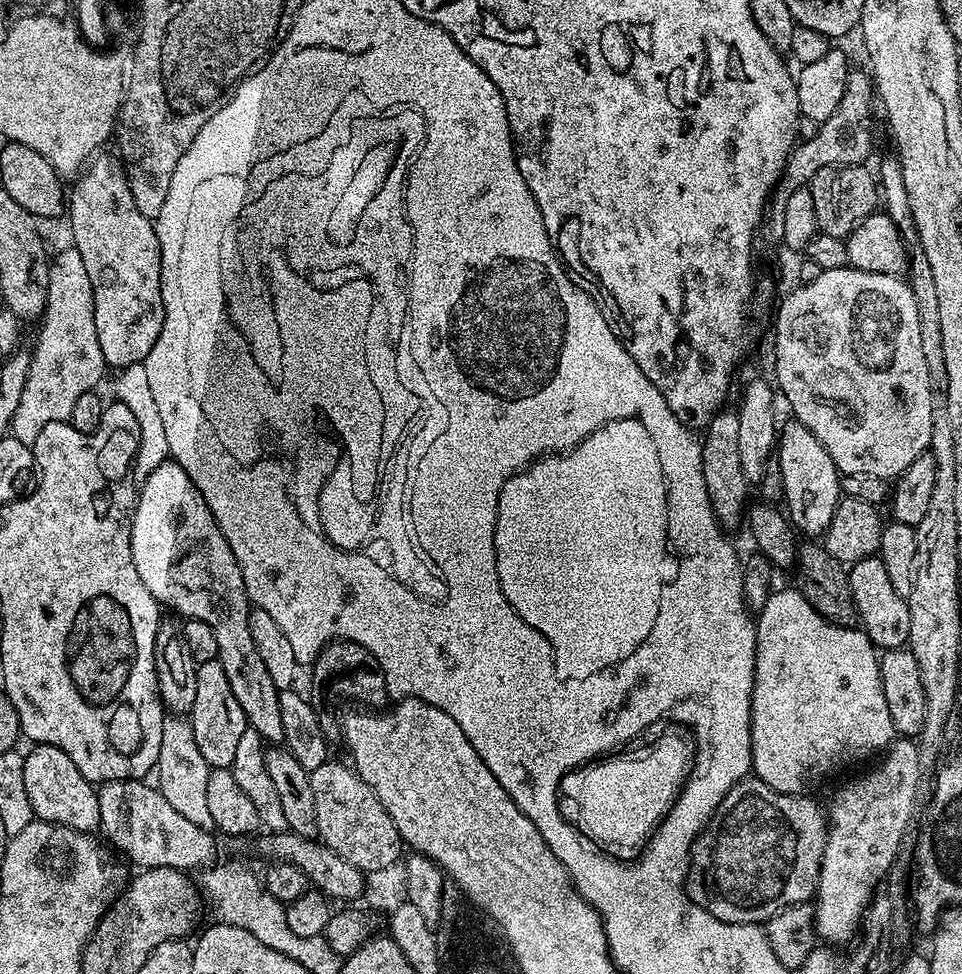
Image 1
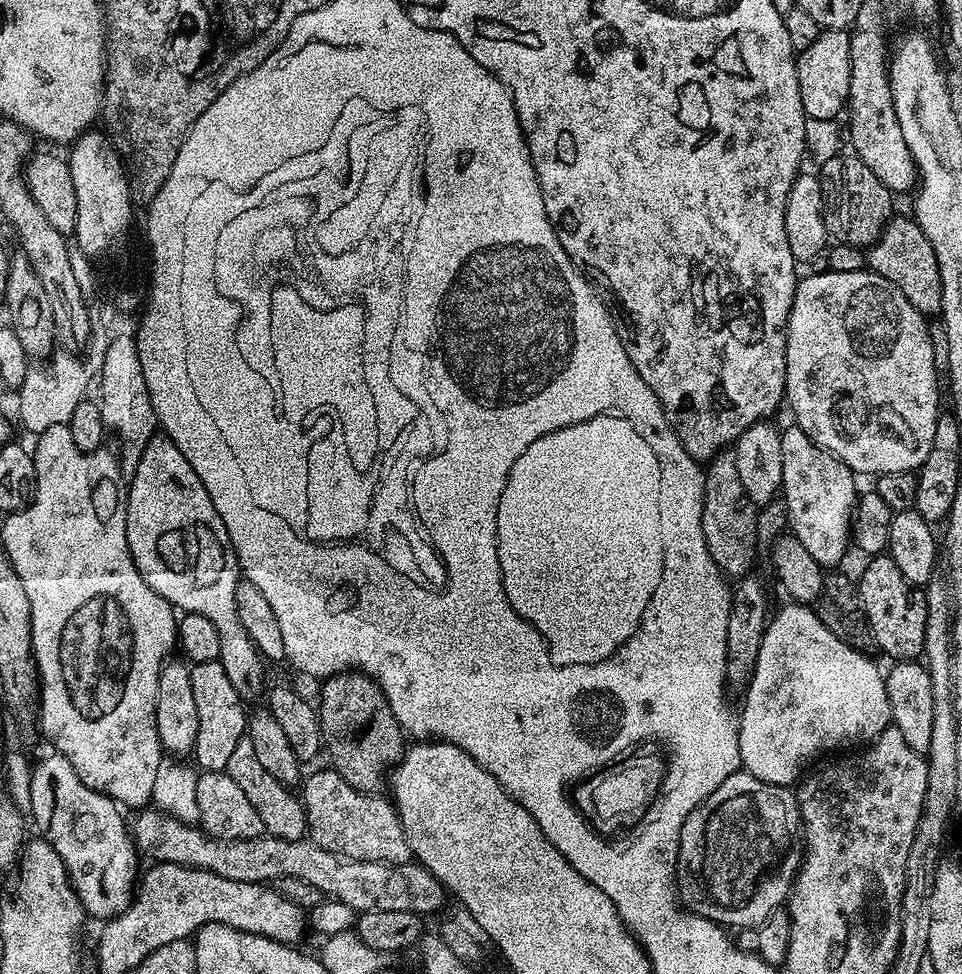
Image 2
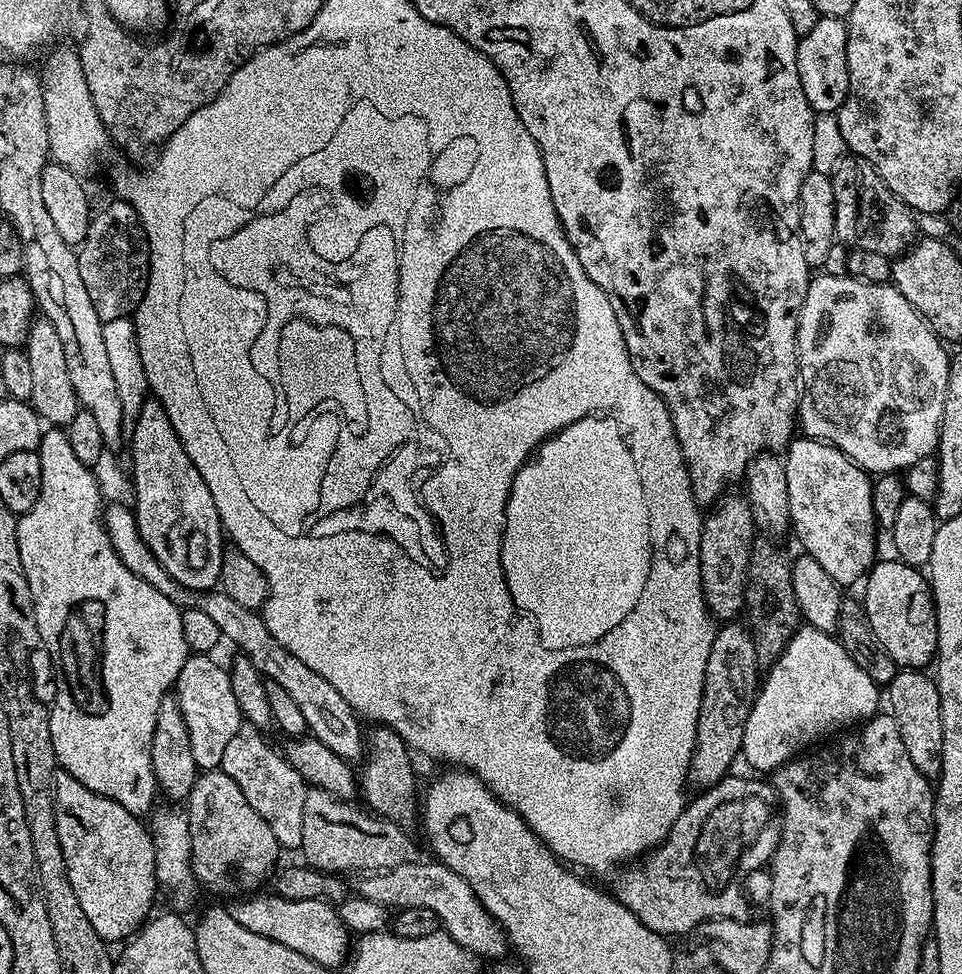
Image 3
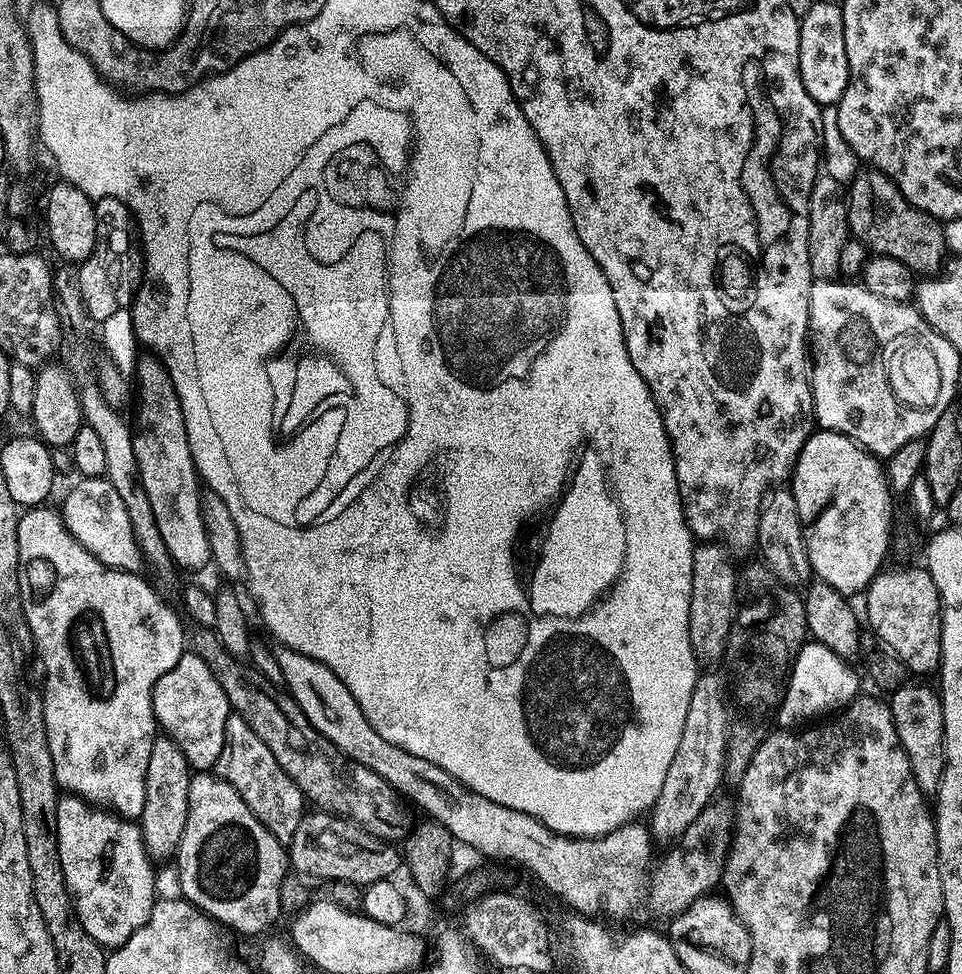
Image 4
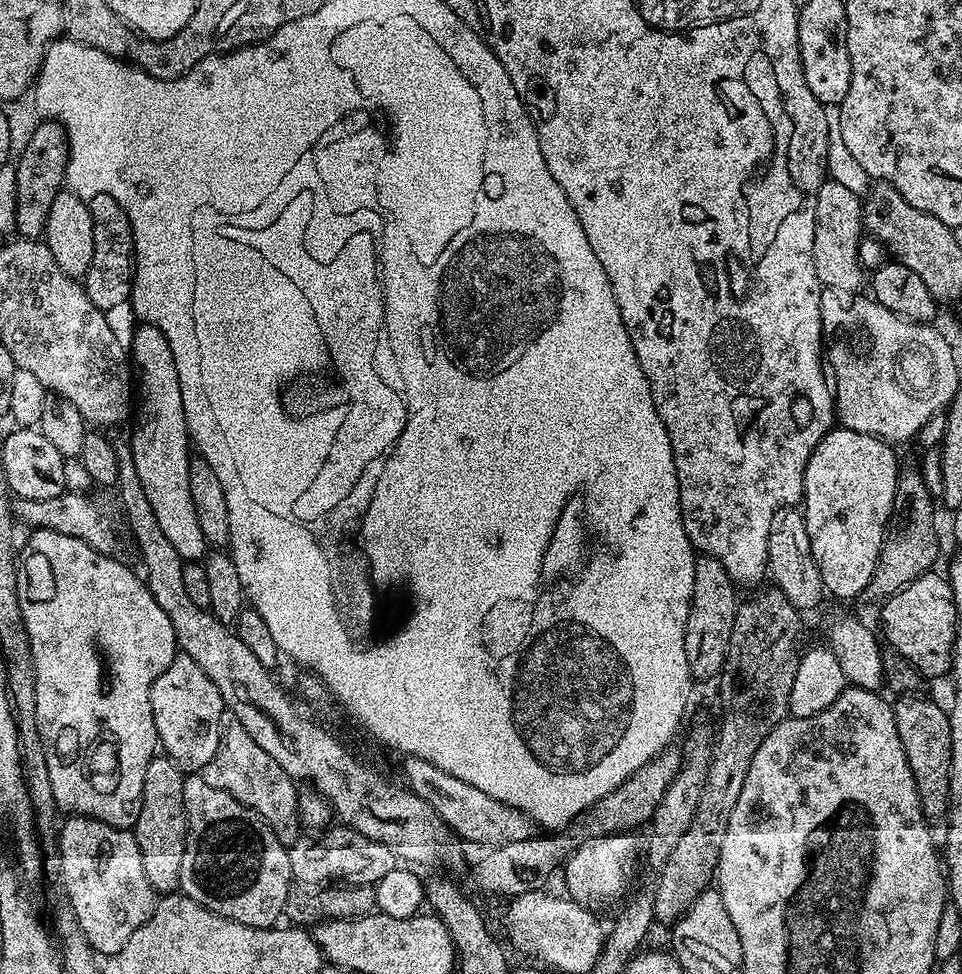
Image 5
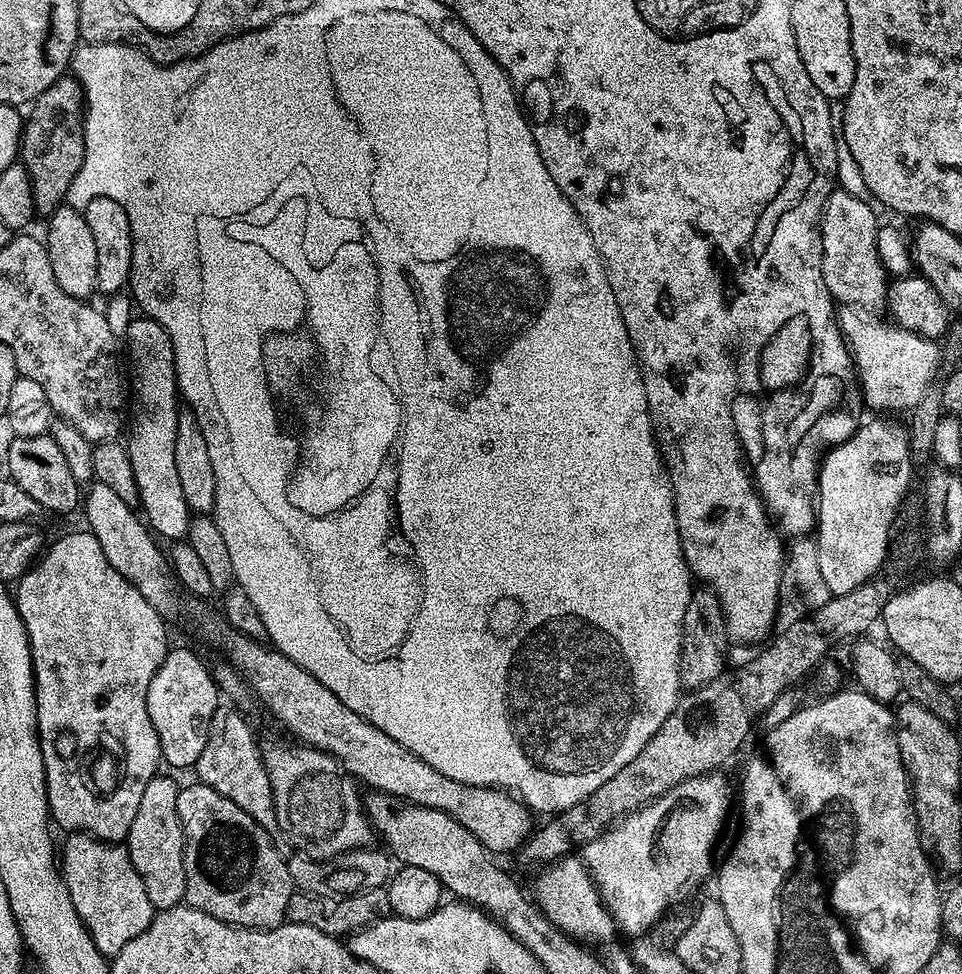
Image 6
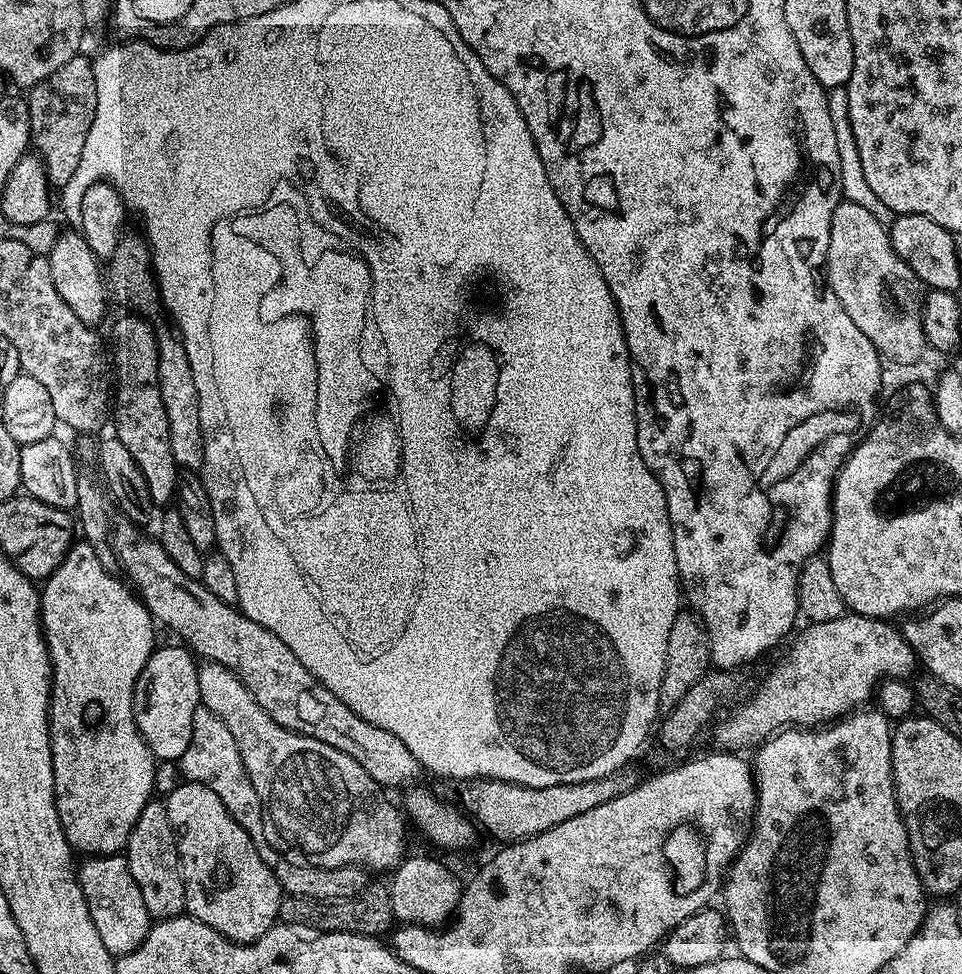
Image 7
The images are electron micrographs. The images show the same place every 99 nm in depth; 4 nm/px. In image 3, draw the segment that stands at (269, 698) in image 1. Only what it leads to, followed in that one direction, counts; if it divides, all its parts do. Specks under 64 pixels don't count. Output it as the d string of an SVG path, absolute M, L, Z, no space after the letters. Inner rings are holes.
M148 398L144 401L140 413L137 414L135 420L130 426L130 440L132 436L132 470L130 469L130 480L134 485L136 493L136 502L134 511L136 514L136 525L142 534L142 538L146 542L146 546L150 546L150 550L154 554L154 558L158 558L158 562L162 562L162 566L168 574L170 574L178 582L182 582L182 586L187 588L198 588L201 590L212 590L219 585L220 575L222 574L222 558L226 551L226 533L220 522L220 515L214 506L214 498L210 494L210 490L206 486L206 482L202 478L202 474L198 474L198 470L194 466L194 462L190 462L190 458L186 454L186 450L182 450L182 442L178 438L178 434L174 434L174 426L170 426L170 418L166 414L166 410L154 398Z

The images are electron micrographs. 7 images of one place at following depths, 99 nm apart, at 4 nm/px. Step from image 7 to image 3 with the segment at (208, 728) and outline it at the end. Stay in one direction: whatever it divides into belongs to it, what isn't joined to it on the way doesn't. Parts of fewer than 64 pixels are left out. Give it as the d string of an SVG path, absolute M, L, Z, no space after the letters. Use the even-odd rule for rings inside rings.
M241 723L238 734L234 734L226 745L219 771L238 782L238 790L242 790L246 802L250 802L250 806L254 806L254 810L258 810L261 818L268 823L270 830L274 830L274 838L281 849L299 850L302 846L302 805L306 803L309 785L277 749L275 752L268 745L263 736L261 729L253 724Z

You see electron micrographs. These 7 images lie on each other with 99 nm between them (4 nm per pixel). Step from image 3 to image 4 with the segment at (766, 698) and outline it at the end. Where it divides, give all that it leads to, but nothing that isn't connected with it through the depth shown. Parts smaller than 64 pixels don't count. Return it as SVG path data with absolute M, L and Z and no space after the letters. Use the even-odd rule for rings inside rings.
M815 642L805 643L804 647L800 649L800 653L796 655L796 660L792 664L792 671L788 673L784 694L781 696L779 705L775 709L774 720L776 716L777 722L780 723L777 725L781 729L788 730L795 725L792 724L795 720L808 720L804 722L812 722L820 718L815 718L815 716L820 716L823 712L833 711L832 713L835 713L837 710L843 709L845 706L851 704L861 691L861 677L858 675L858 672L858 677L856 677L855 670L848 664L851 663L845 657L834 654L834 650L830 650L824 644Z

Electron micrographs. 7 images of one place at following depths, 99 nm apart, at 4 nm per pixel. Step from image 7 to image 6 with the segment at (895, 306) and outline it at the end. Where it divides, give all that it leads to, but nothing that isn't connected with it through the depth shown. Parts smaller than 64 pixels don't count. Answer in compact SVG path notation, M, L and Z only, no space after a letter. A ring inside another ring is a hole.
M833 190L824 203L824 213L820 216L820 241L822 242L822 274L832 295L833 301L844 306L863 308L865 310L883 309L888 298L890 277L884 271L876 249L876 230L878 221L872 213L873 205L867 200L854 198L854 194L843 190Z

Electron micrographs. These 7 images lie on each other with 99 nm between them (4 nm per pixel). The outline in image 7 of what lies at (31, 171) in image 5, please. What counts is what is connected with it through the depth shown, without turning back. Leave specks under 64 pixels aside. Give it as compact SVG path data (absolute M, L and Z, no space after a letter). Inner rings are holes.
M84 54L70 58L70 62L66 62L66 66L58 66L50 78L27 89L26 99L30 114L31 147L40 157L49 185L59 190L70 182L78 167L82 150L86 147L86 134L90 134L90 126L94 122L98 94L92 60L84 57Z

